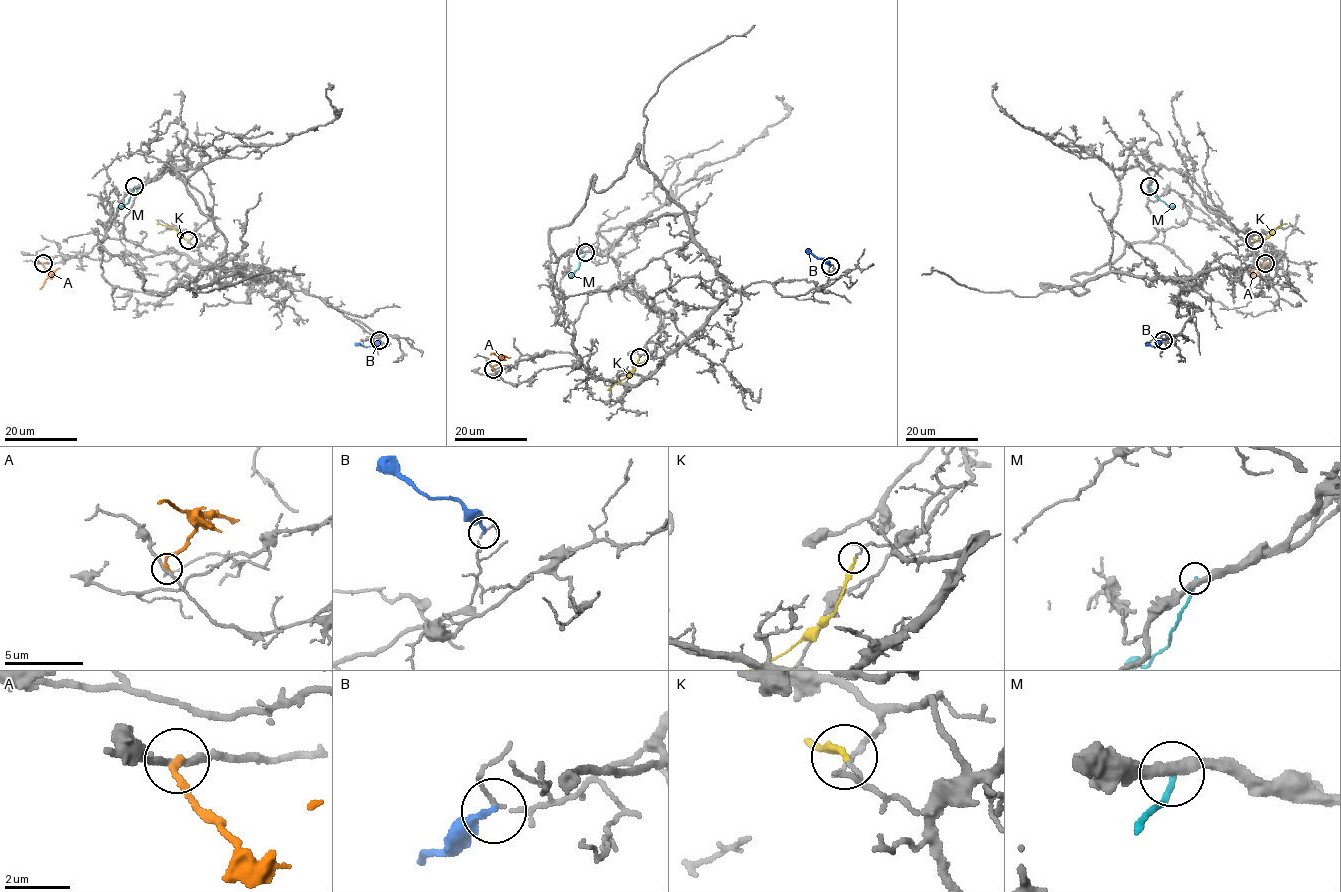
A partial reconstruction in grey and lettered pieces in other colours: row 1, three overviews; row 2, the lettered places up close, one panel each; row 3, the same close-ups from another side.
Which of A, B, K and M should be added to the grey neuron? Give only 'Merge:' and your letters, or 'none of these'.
Merge: none of these

